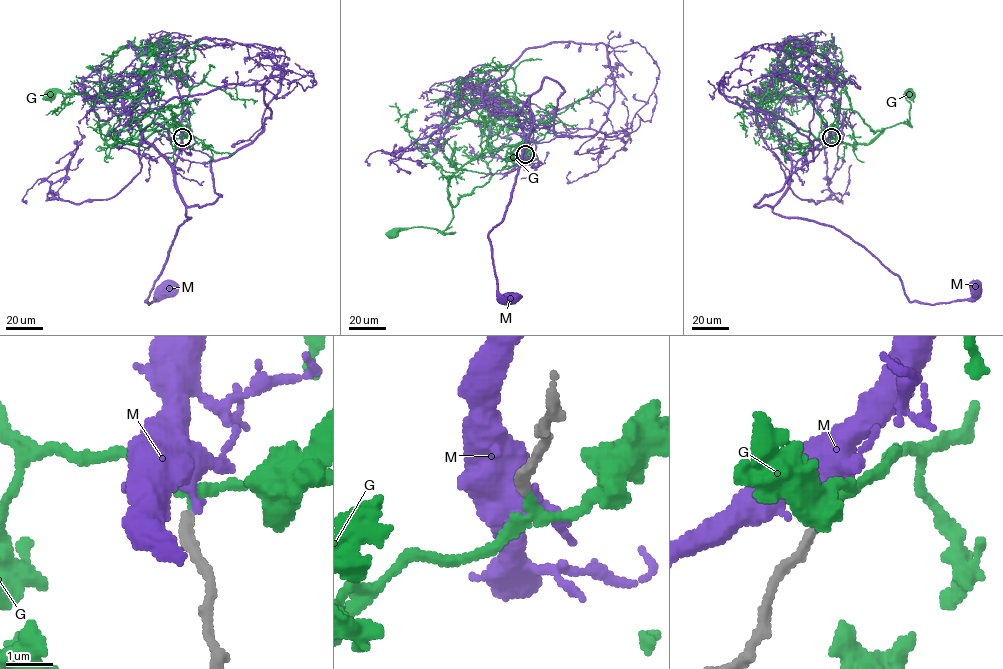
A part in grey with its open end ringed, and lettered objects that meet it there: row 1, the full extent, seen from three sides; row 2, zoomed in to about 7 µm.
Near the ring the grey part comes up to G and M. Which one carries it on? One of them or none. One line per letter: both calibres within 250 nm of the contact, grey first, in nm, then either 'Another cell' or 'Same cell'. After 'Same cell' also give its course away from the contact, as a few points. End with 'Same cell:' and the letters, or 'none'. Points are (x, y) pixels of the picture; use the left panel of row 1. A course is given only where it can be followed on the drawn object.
G: Thickness 200 nm (grey) against 180 nm. Same cell. Its course: (182, 137), (158, 110), (115, 133), (106, 122), (99, 126), (112, 115), (107, 106), (84, 94), (49, 95)
M: Thickness 200 nm (grey) against 360 nm. Another cell
Same cell: G

